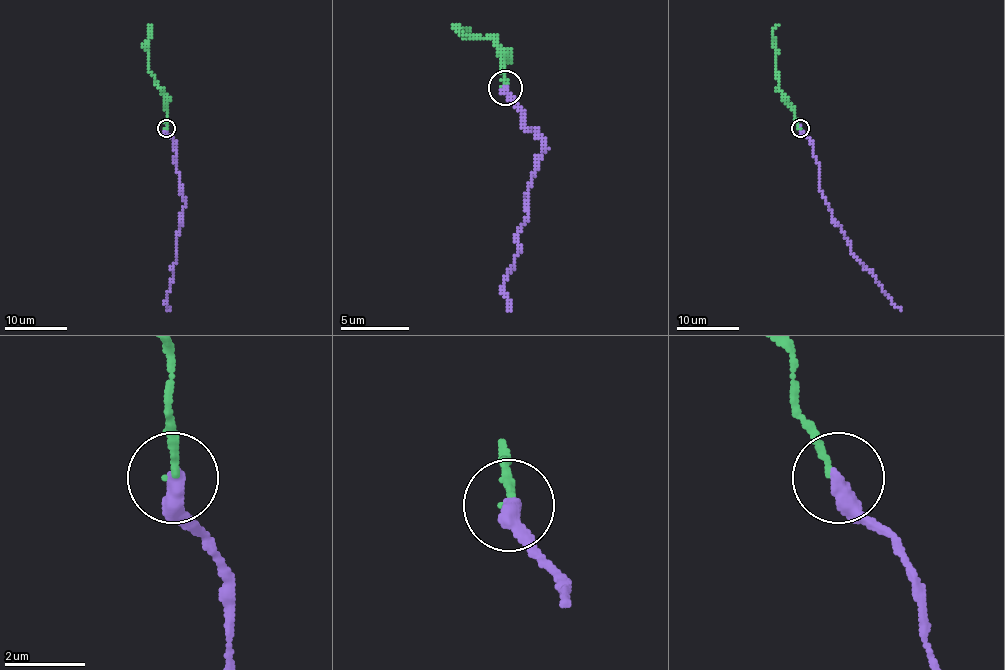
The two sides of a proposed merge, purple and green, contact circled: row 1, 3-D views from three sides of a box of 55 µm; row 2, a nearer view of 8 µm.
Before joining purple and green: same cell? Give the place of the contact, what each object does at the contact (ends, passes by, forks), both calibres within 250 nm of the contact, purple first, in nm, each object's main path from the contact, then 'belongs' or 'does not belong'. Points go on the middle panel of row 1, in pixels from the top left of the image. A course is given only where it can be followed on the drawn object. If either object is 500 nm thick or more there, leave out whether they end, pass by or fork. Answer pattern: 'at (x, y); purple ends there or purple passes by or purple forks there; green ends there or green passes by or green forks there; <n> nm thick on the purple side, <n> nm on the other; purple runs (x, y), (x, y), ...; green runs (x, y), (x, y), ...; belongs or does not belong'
at (505, 87); purple ends there; green ends there; 440 nm thick on the purple side, 130 nm on the other; purple runs (504, 86), (525, 114), (528, 131), (535, 131), (545, 149), (528, 186), (518, 252), (504, 283), (511, 311); green runs (504, 86), (504, 52), (494, 38), (466, 35), (466, 28), (469, 38); belongs

